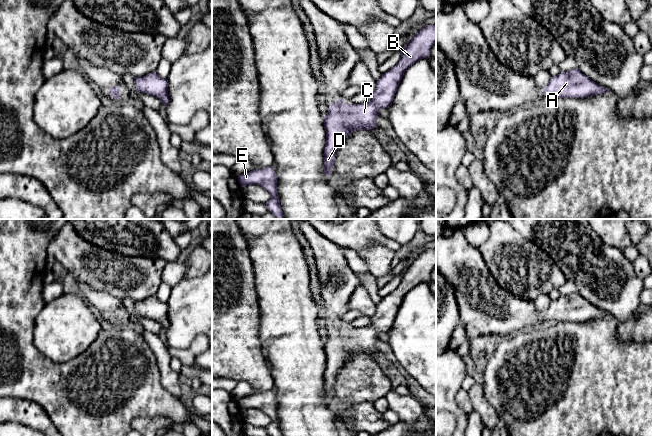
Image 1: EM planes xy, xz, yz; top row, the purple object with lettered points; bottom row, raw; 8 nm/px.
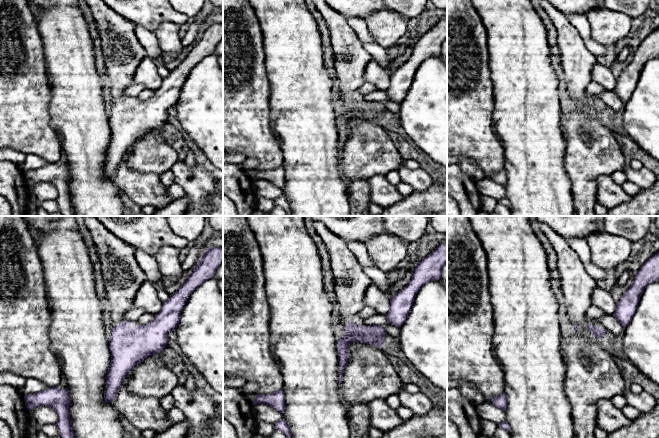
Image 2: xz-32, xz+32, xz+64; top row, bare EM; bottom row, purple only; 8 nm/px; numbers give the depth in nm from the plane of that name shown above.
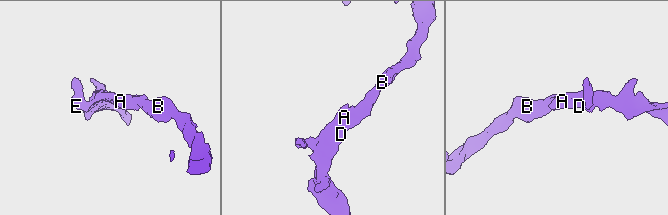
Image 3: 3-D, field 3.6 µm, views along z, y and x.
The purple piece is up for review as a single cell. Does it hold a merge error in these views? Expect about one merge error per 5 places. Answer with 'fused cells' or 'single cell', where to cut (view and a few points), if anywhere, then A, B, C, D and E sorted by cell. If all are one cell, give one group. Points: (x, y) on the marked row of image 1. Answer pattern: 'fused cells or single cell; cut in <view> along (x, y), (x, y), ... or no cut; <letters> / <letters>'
single cell; no cut; A B C D E

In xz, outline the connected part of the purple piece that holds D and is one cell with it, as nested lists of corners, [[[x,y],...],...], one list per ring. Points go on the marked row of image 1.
[[[425,25],[402,50],[397,64],[382,74],[377,80],[376,89],[371,93],[371,100],[361,104],[344,105],[342,98],[330,104],[324,117],[326,143],[324,146],[324,174],[329,177],[338,149],[345,139],[355,130],[376,128],[376,119],[381,108],[389,108],[394,100],[404,73],[416,61],[429,57],[436,42],[436,25]]]

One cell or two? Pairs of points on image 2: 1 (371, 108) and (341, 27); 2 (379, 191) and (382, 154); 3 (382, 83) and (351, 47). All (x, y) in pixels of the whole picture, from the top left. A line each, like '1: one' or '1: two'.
1: one
2: two
3: two

